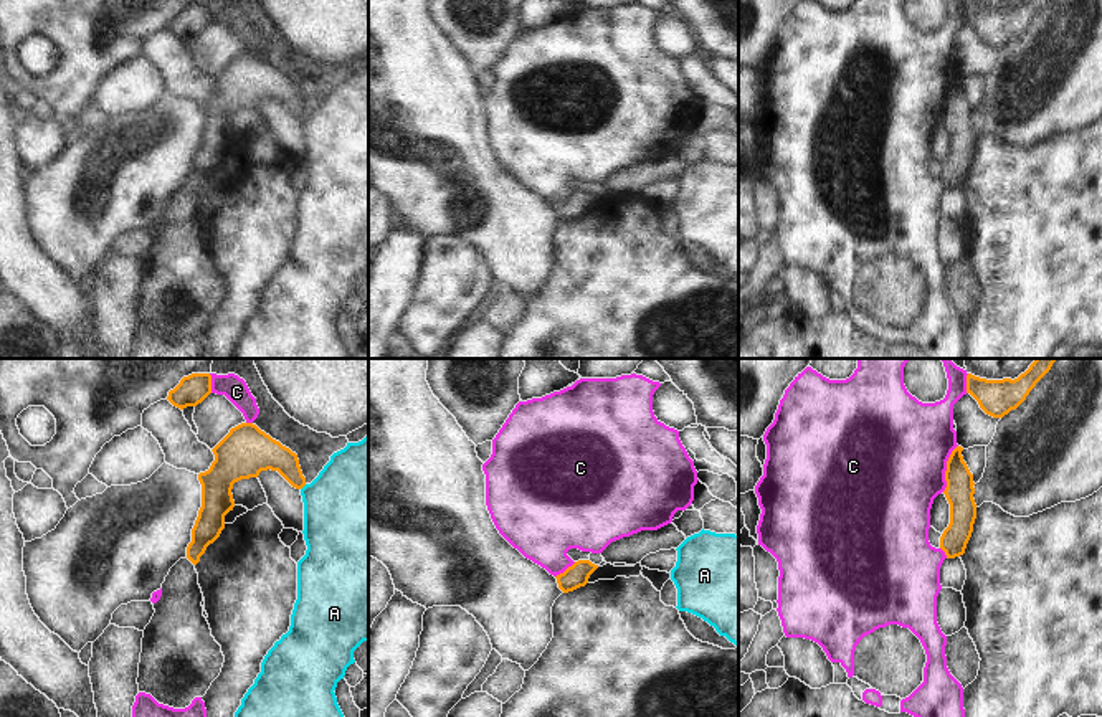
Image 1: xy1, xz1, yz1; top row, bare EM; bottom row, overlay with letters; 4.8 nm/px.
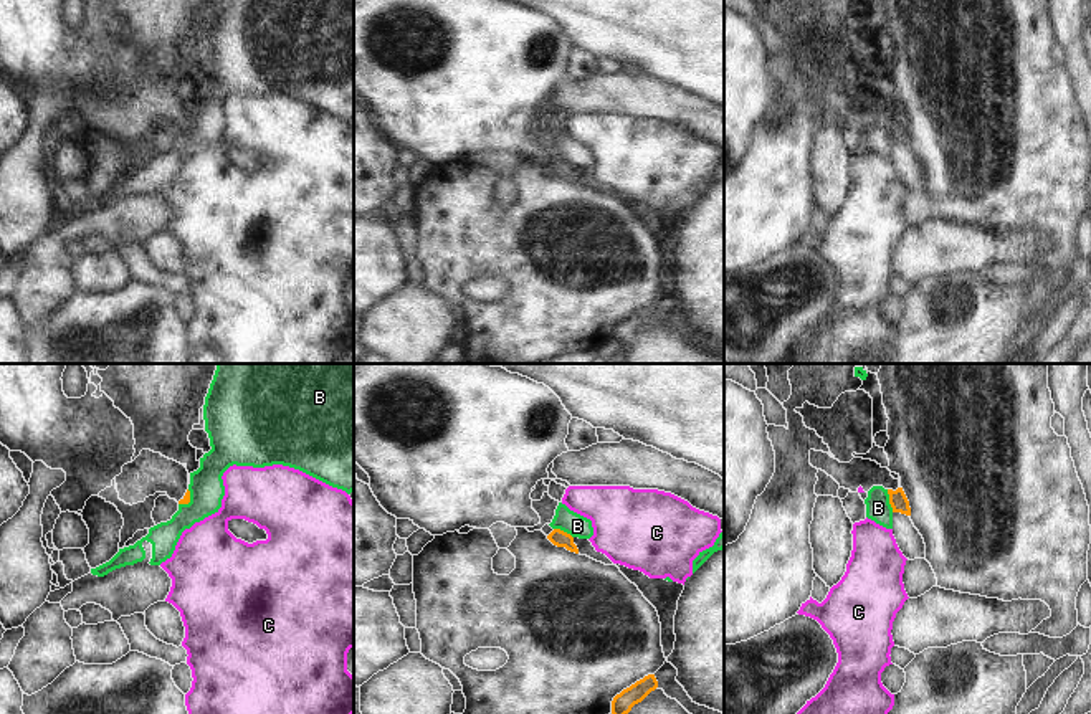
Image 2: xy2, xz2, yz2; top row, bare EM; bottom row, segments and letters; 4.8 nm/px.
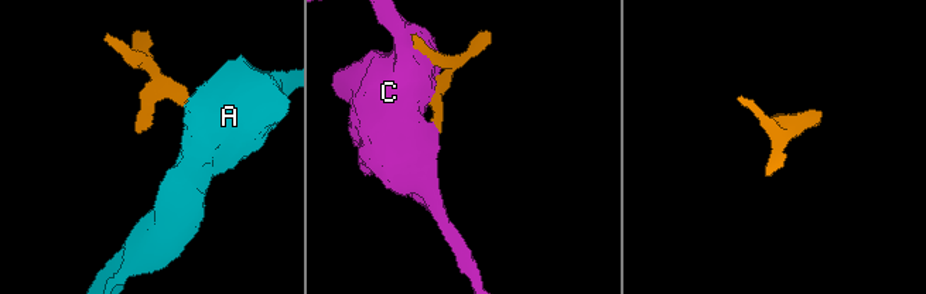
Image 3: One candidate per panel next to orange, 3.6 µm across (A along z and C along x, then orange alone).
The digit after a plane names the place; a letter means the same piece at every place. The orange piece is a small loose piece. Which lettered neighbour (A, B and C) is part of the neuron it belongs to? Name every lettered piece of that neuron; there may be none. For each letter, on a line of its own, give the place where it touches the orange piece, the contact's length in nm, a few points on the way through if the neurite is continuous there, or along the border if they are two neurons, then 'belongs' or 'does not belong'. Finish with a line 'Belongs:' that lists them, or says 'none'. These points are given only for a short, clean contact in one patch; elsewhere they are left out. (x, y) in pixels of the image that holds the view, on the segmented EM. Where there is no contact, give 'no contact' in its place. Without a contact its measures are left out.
A: contact xy1 (303, 486); length 40 nm; border xy1 (306, 484), (301, 489); does not belong
B: contact yz2 (890, 501); length 120 nm; border yz2 (886, 490), (893, 511); does not belong
C: contact yz1 (947, 468); length 240 nm; does not belong
Belongs: none

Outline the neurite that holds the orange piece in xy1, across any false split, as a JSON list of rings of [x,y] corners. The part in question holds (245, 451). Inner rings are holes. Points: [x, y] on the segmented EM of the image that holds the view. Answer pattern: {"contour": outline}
{"contour": [[[253,423],[231,428],[211,451],[215,461],[198,474],[202,507],[187,557],[165,577],[162,596],[152,603],[155,613],[142,638],[139,692],[173,709],[185,709],[195,697],[203,697],[225,662],[221,646],[203,616],[195,565],[225,529],[225,515],[235,507],[233,484],[271,469],[296,489],[306,486],[297,454]]]}

